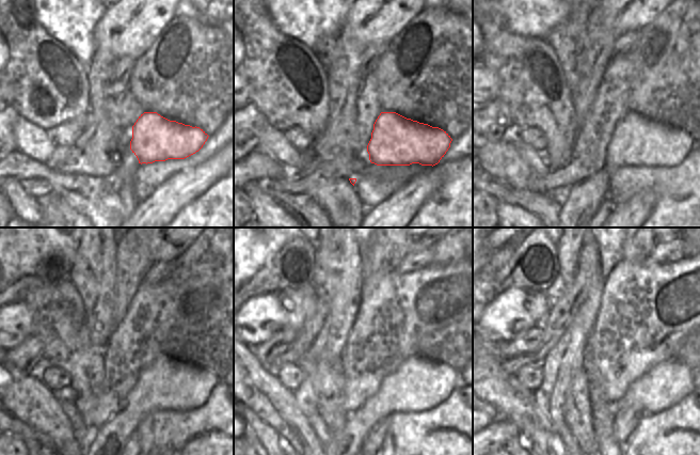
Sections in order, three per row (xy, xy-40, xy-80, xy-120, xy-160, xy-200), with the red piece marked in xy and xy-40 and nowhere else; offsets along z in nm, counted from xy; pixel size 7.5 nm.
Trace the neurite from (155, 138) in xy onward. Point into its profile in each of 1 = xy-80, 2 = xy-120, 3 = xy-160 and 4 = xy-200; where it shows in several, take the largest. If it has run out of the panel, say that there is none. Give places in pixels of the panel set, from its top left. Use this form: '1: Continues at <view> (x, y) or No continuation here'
1: Continues at xy-80 (636, 140)
2: Continues at xy-120 (166, 383)
3: Continues at xy-160 (418, 385)
4: Continues at xy-200 (667, 383)

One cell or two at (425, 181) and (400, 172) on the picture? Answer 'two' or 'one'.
two

